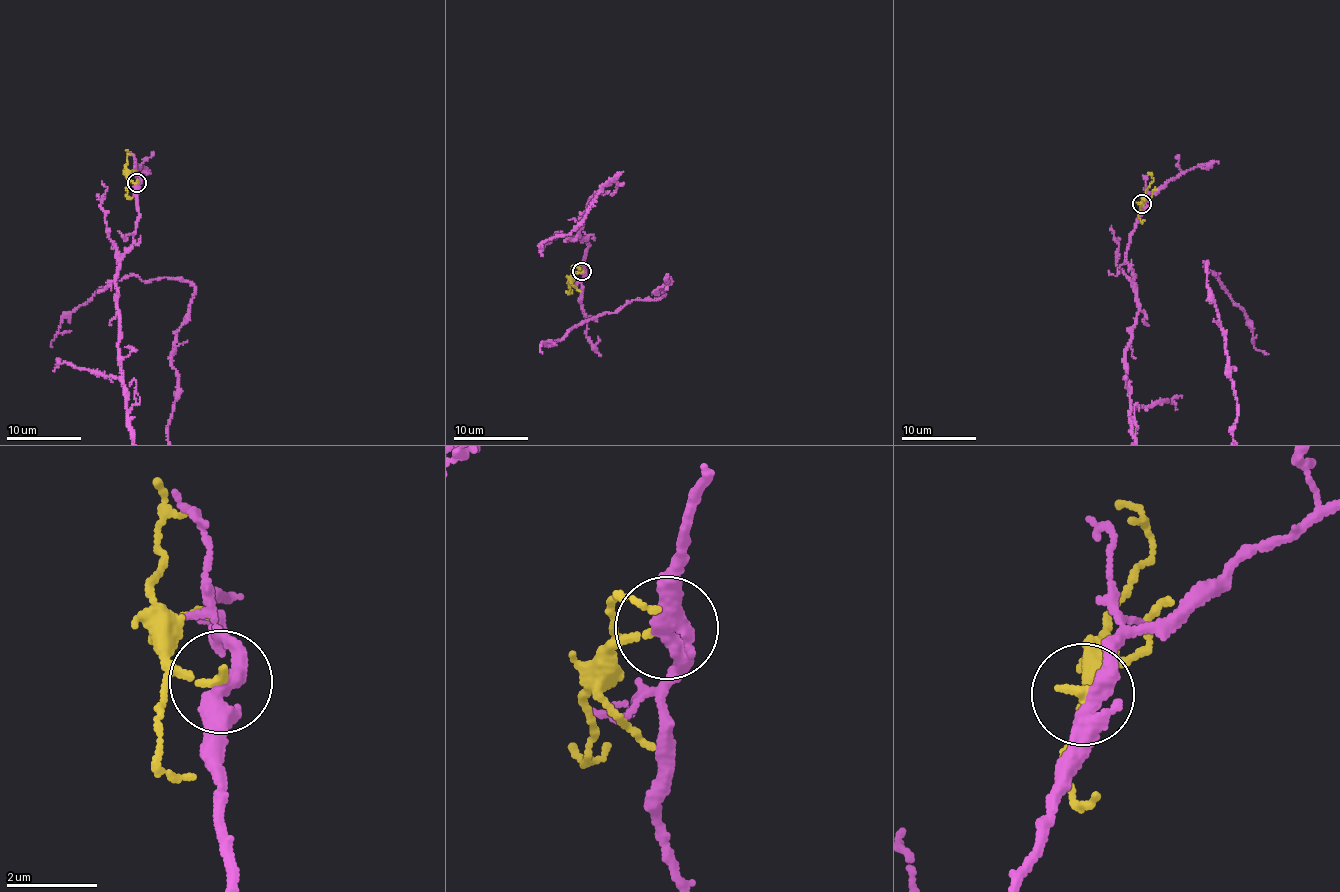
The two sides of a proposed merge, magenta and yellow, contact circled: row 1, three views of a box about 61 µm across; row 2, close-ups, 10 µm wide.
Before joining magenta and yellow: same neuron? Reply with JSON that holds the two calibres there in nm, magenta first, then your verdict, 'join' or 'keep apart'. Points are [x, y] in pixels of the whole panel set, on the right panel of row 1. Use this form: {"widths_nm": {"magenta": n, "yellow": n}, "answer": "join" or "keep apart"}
{"widths_nm": {"magenta": 320, "yellow": 190}, "answer": "keep apart"}

